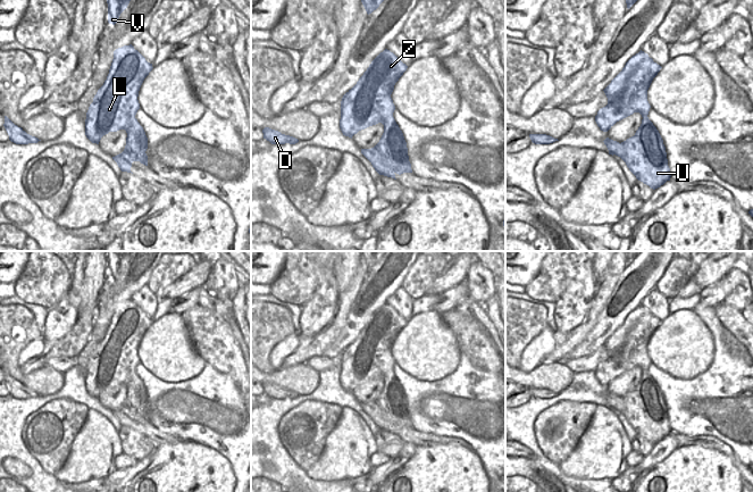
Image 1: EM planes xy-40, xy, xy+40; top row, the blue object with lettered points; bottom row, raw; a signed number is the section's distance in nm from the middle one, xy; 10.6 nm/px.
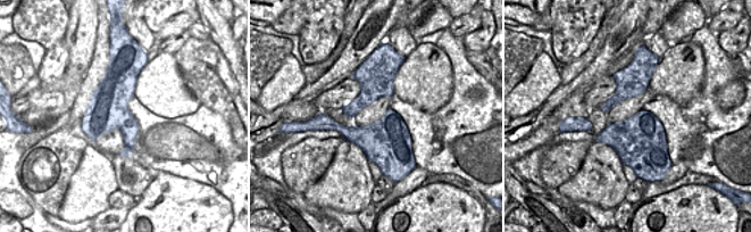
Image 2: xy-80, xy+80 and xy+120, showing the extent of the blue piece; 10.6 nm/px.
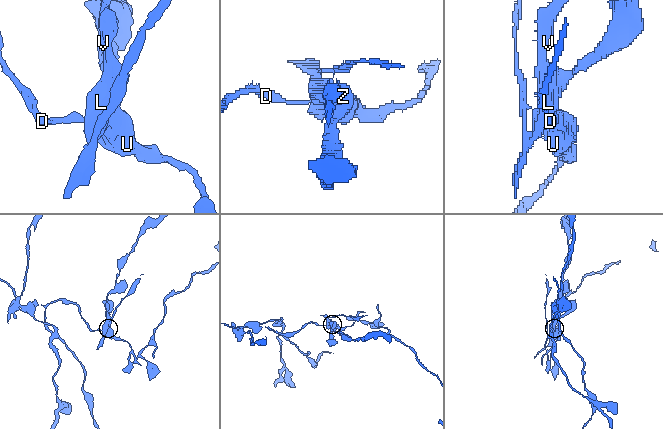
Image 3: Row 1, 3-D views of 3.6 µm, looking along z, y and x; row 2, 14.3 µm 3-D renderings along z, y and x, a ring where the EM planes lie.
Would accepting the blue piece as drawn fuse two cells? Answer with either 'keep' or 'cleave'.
cleave

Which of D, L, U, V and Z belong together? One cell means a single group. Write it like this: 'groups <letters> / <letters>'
groups D U / L V Z

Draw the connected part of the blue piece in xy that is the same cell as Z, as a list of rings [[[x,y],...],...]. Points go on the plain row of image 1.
[[[385,303],[369,319],[341,356],[340,383],[352,393],[359,385],[382,377],[388,380],[395,360],[391,352],[395,337],[407,325],[393,307]]]

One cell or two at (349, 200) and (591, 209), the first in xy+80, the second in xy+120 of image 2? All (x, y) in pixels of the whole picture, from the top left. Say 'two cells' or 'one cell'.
two cells

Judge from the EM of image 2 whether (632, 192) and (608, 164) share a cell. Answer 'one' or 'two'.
two

